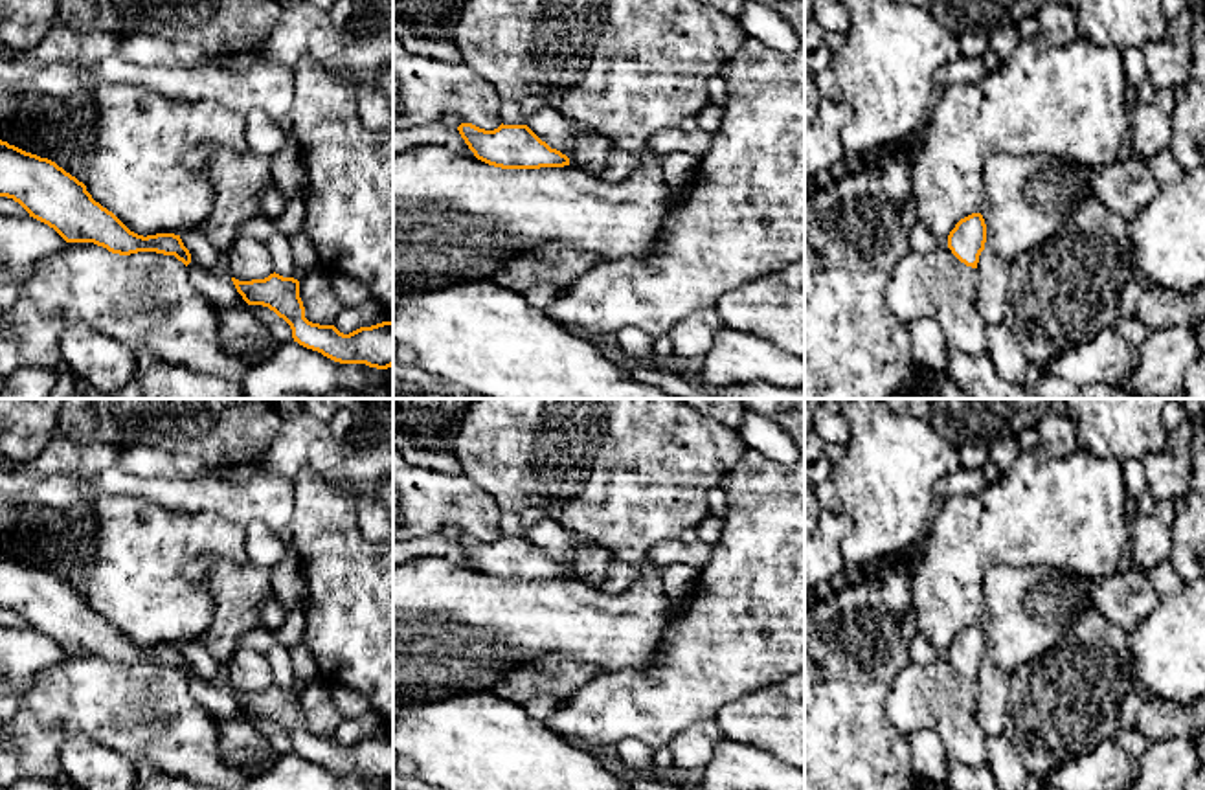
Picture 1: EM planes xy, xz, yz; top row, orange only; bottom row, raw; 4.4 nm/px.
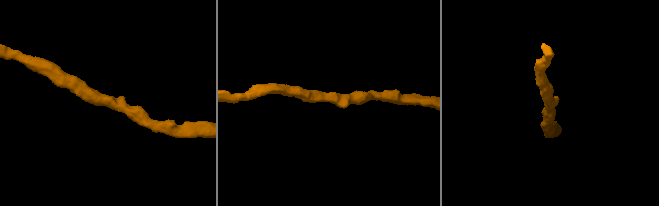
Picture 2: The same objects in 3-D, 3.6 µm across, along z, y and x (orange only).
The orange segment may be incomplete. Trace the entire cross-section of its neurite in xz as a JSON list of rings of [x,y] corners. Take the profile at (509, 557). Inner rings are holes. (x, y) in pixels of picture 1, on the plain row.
[[[472,535],[457,538],[474,568],[501,581],[564,579],[569,570],[542,553],[527,536],[500,536],[494,542]]]

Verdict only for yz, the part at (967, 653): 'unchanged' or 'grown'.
unchanged

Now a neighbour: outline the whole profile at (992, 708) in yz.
[[[988,658],[979,667],[977,674],[979,700],[977,720],[986,737],[1007,733],[1008,713],[1008,674],[1005,674]]]

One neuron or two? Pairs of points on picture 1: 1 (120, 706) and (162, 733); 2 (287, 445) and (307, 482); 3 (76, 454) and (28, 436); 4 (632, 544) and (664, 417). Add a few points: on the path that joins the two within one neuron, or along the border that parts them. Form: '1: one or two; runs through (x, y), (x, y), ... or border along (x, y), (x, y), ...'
1: one; runs through (131, 710), (140, 711), (151, 722)
2: two; border along (294, 478), (311, 469), (331, 485), (342, 489)
3: two; border along (56, 432), (33, 458), (19, 462)
4: one; runs through (632, 513), (632, 480), (640, 473), (640, 449)

